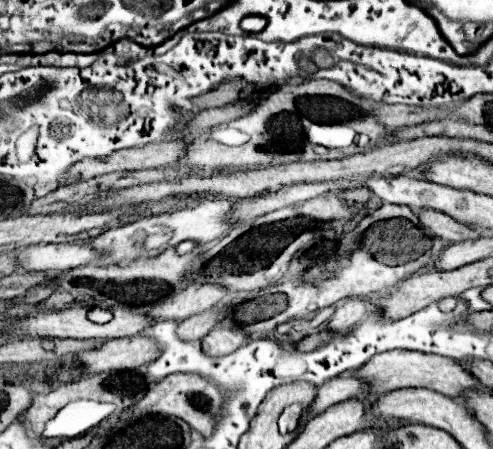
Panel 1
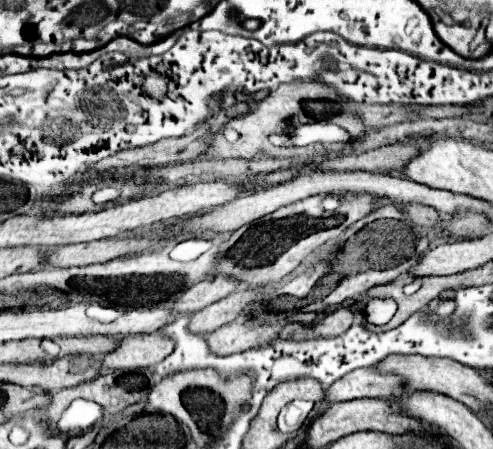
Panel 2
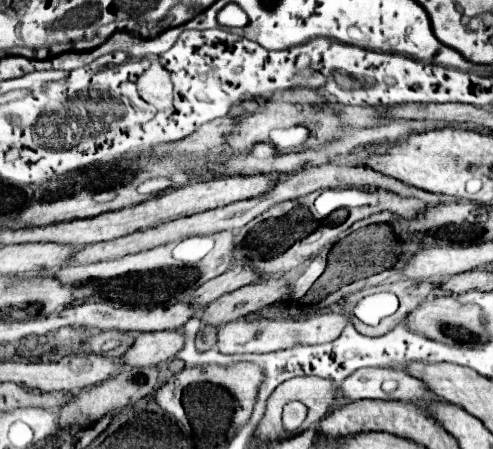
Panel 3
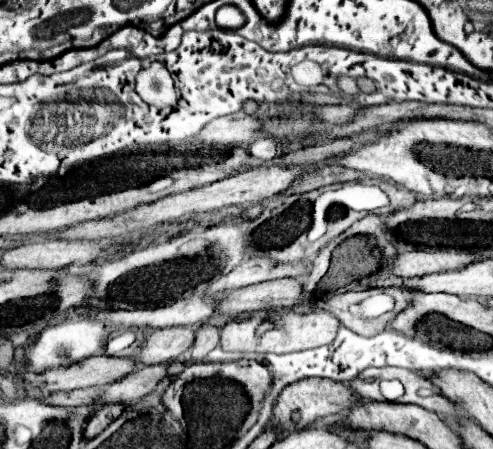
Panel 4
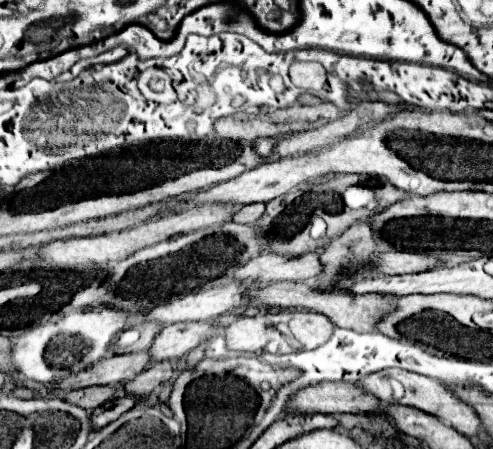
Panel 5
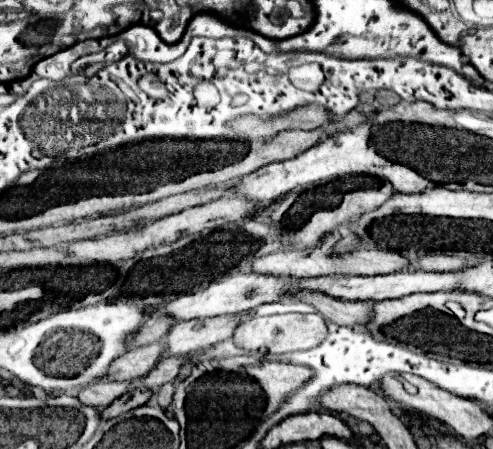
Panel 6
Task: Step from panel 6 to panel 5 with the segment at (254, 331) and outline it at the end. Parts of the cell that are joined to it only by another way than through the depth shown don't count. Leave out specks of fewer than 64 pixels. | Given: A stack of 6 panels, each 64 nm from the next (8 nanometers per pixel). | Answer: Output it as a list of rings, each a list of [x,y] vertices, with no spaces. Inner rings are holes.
[[[278,312],[278,314],[256,314],[256,316],[240,316],[226,328],[228,348],[240,352],[272,352],[272,354],[288,354],[298,350],[310,350],[324,344],[334,332],[334,324],[316,312]]]

